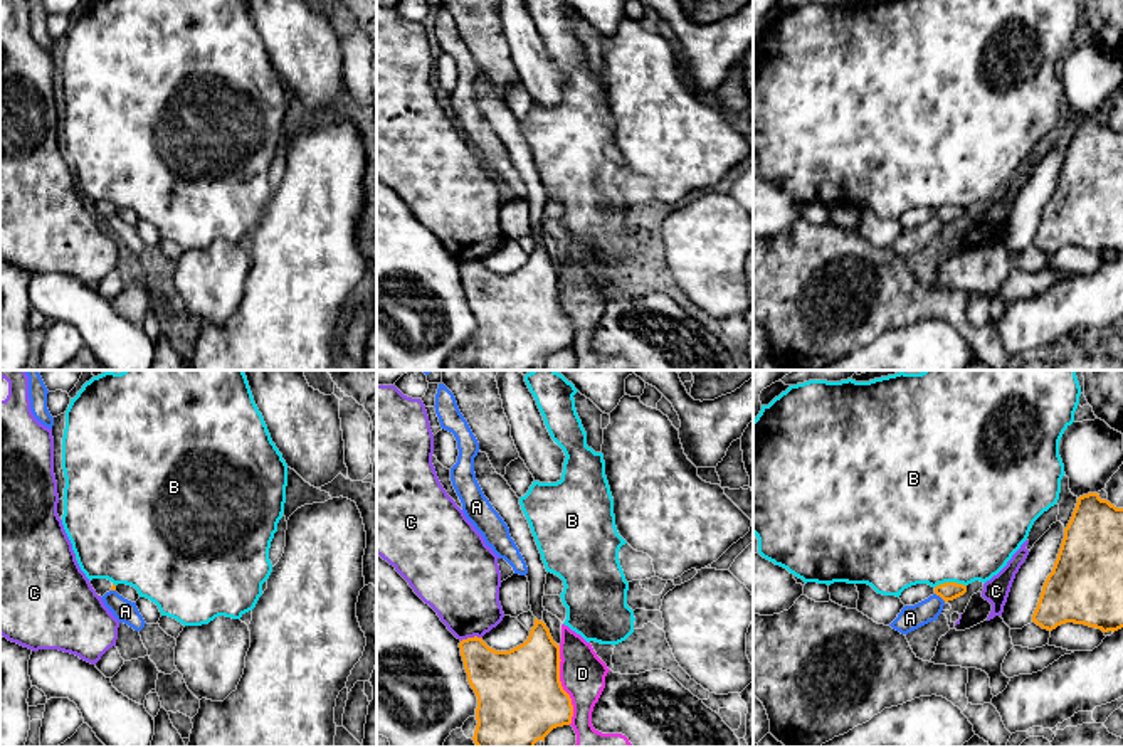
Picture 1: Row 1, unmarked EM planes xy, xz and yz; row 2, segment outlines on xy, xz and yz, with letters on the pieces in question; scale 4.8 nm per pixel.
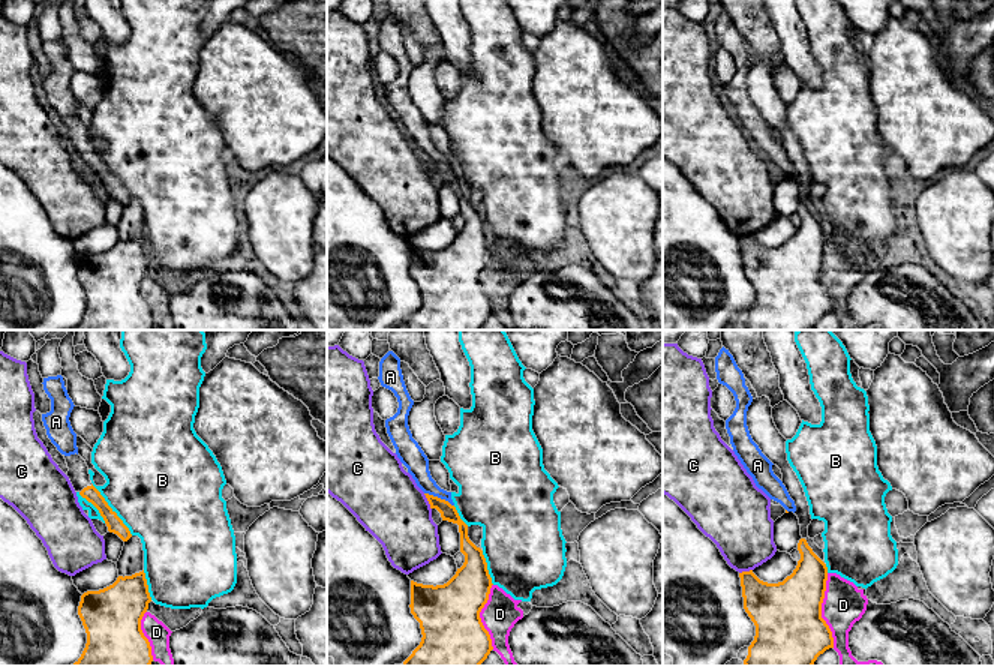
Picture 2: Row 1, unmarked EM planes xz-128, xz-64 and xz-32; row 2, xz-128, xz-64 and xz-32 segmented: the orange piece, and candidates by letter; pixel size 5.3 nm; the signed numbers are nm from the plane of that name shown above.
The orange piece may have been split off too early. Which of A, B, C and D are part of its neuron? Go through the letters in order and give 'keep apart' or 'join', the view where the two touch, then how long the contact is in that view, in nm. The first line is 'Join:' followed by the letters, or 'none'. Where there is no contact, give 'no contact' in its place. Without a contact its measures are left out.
Join: none
A: keep apart | yz | 70 nm
B: keep apart | yz | 150 nm
C: keep apart | xz | 110 nm
D: keep apart | xz | 380 nm

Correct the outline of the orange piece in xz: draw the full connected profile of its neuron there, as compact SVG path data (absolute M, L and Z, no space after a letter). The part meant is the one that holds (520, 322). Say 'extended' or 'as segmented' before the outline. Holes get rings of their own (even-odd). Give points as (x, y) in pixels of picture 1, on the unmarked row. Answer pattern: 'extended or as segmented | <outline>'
as segmented | M535 241L528 262L509 274L496 274L477 259L462 262L459 271L477 320L472 360L477 370L535 370L553 352L572 347L572 321L560 305L560 269L543 244Z

